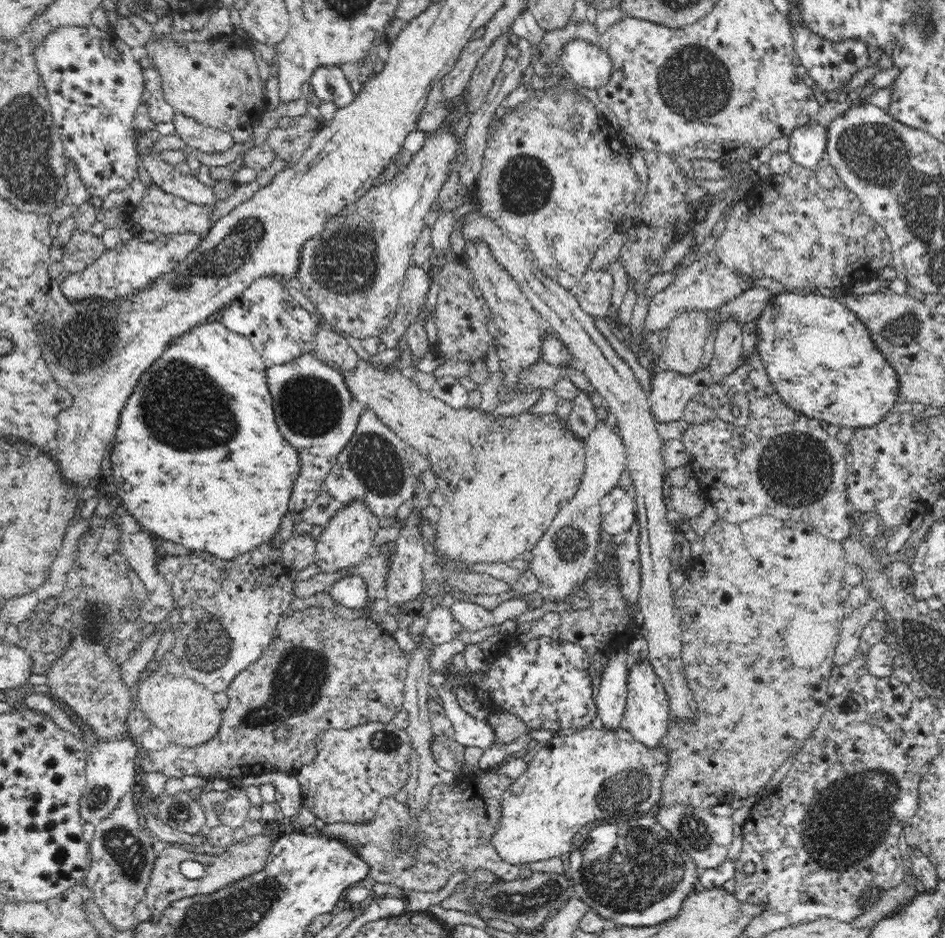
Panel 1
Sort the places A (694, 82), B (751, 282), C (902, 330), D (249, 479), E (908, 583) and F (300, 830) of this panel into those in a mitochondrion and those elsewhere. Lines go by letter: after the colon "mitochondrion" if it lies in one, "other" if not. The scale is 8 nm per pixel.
A: mitochondrion
B: other
C: mitochondrion
D: other
E: other
F: other

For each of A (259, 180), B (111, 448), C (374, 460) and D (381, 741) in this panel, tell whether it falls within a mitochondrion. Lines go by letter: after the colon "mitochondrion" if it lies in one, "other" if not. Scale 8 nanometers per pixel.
A: other
B: other
C: mitochondrion
D: mitochondrion

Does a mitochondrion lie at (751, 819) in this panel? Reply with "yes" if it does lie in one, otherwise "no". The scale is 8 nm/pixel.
no

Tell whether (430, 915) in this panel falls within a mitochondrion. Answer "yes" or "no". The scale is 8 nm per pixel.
no

